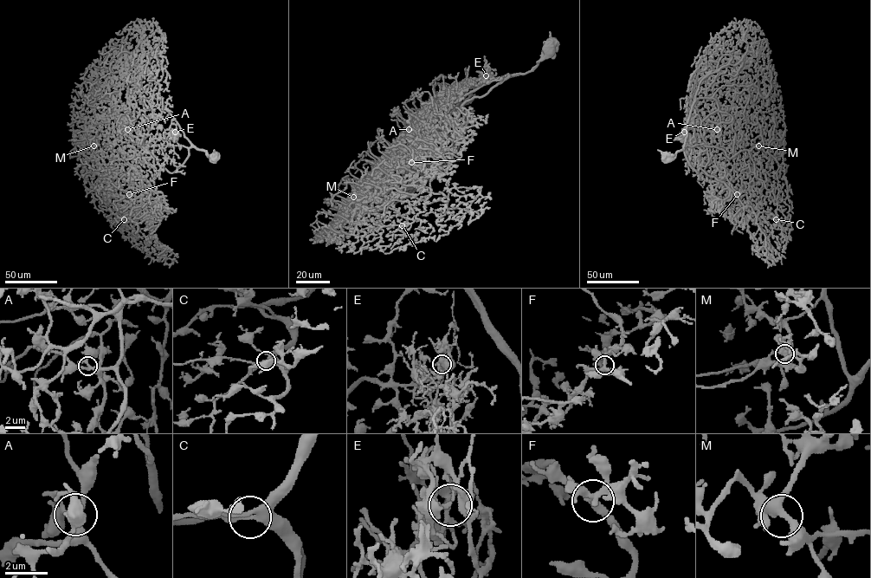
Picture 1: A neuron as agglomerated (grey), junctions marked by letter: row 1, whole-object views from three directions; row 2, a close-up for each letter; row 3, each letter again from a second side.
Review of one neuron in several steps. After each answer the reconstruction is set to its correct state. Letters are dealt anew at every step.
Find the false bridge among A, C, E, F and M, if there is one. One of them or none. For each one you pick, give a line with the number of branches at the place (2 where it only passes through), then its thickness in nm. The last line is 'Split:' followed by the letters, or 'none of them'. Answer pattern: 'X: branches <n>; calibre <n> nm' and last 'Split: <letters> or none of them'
E: branches 4; calibre 200 nm
Split: E

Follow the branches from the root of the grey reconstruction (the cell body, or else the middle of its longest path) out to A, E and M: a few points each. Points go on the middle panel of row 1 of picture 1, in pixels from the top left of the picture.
A: (548, 51), (530, 70), (487, 81), (454, 97), (418, 132), (416, 141), (407, 153), (412, 141), (409, 129)
E: (548, 51), (524, 74), (469, 87), (418, 130), (442, 100), (486, 75)
M: (548, 51), (530, 70), (494, 78), (454, 98), (433, 121), (420, 146), (364, 204), (353, 197)

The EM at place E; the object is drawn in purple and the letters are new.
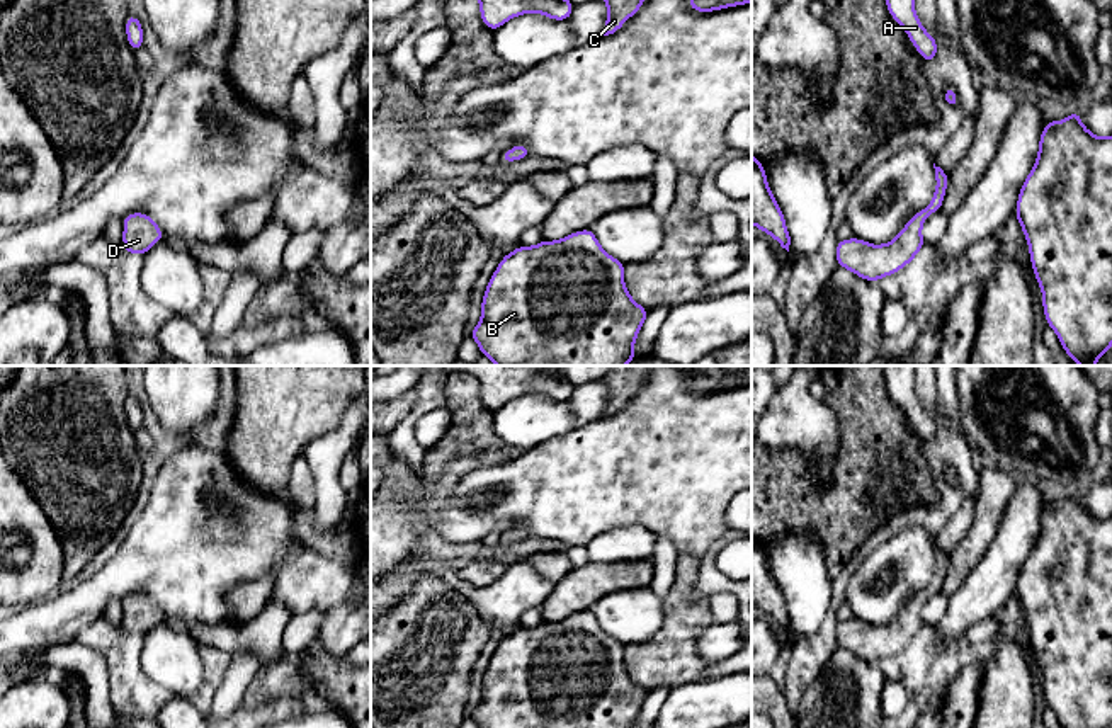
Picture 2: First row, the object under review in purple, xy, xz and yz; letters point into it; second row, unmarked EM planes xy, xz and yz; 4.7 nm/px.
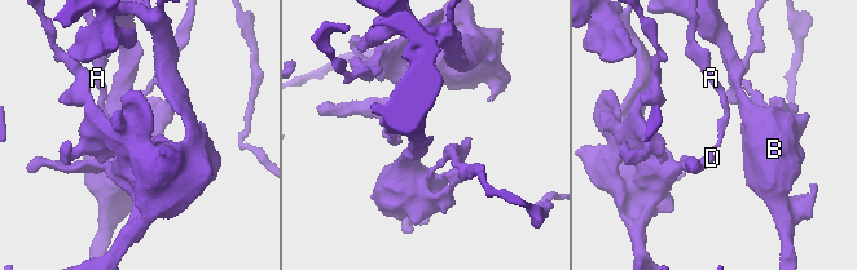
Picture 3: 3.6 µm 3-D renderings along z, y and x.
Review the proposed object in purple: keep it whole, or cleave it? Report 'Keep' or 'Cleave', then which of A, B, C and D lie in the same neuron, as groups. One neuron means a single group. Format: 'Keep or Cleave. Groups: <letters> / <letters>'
Cleave. Groups: A B / C D

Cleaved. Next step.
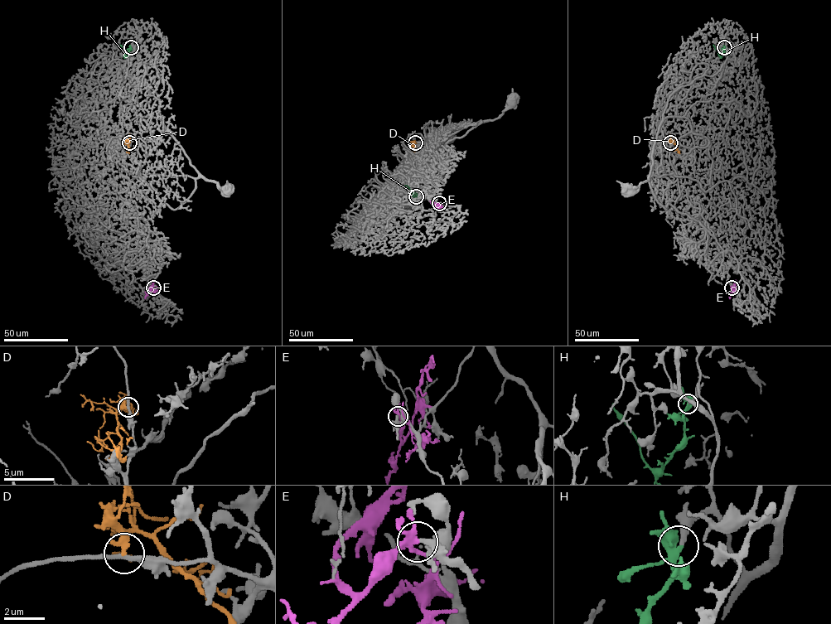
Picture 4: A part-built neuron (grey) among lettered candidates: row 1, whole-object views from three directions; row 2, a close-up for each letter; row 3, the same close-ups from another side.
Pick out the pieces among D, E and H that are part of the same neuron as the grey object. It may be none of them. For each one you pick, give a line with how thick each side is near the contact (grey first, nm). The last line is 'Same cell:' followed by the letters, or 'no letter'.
H: 160/360 nm
Same cell: H

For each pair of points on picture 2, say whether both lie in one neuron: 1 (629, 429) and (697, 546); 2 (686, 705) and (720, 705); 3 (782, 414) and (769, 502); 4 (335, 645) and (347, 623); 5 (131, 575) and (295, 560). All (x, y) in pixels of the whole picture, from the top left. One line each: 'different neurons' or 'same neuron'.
1: same neuron
2: same neuron
3: different neurons
4: same neuron
5: same neuron

